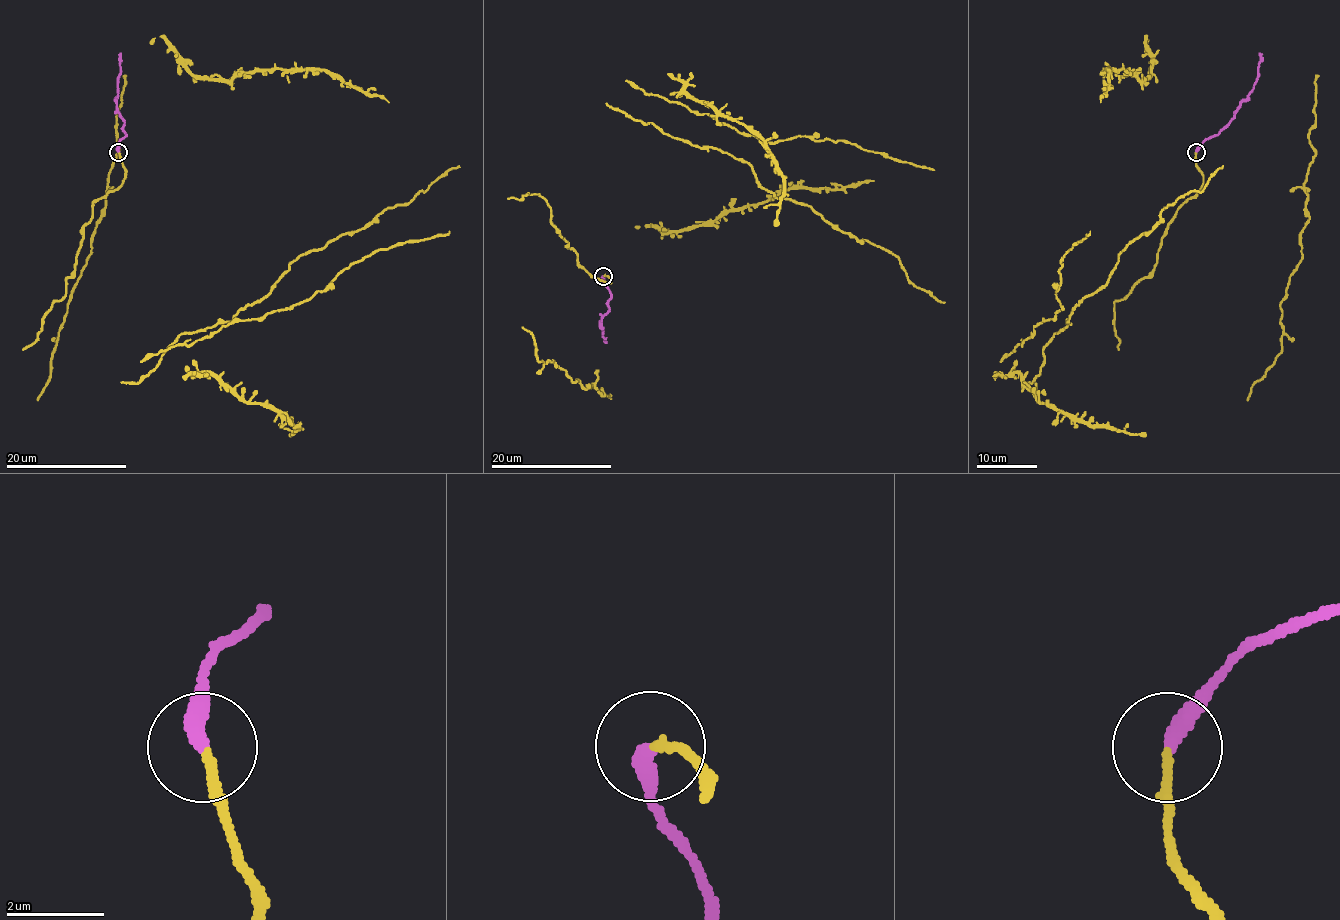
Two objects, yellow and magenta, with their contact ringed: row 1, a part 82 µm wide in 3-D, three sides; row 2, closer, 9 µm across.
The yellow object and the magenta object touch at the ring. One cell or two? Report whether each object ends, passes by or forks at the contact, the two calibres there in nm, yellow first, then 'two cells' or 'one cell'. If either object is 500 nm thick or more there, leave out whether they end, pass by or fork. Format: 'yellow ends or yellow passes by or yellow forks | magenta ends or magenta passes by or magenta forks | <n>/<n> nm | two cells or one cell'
yellow ends | magenta ends | 190/360 nm | one cell

